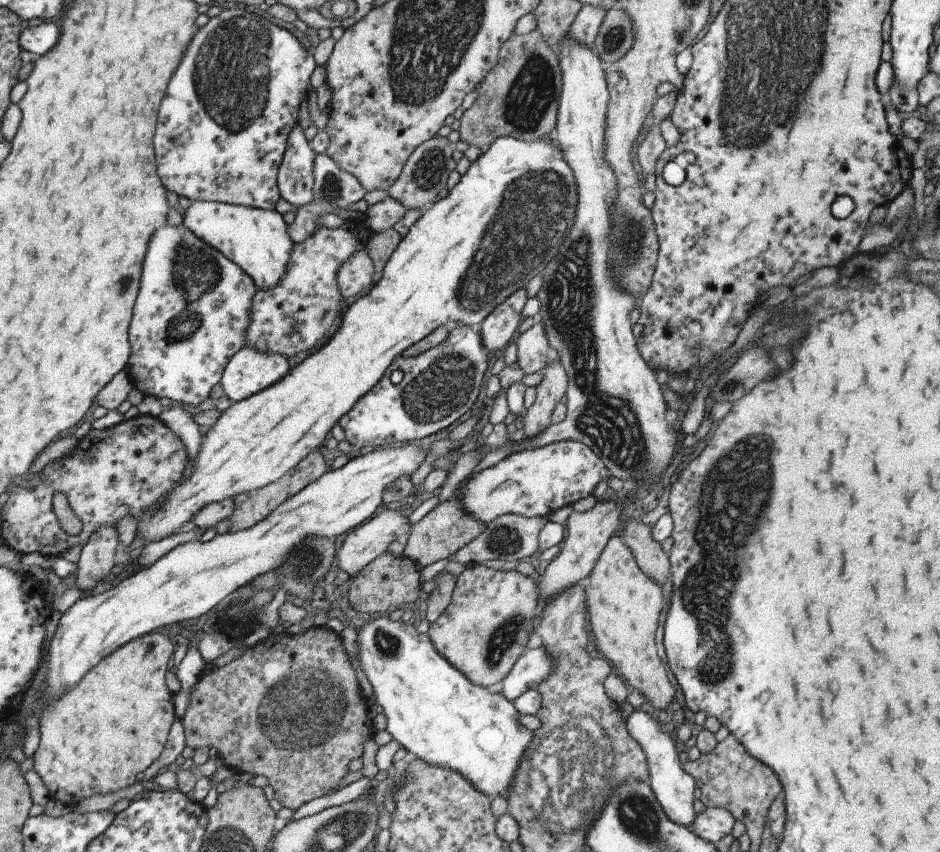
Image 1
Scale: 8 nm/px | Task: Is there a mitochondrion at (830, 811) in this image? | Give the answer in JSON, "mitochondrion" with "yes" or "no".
{"mitochondrion":"no"}

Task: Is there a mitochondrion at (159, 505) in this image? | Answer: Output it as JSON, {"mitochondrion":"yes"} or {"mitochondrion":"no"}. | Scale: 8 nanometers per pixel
{"mitochondrion":"no"}

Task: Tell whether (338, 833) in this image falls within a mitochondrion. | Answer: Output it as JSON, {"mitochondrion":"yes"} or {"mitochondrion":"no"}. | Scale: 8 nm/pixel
{"mitochondrion":"yes"}

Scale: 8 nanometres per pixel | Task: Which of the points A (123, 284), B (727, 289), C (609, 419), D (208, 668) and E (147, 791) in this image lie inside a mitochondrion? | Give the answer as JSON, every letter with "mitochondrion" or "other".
{"A":"mitochondrion","B":"other","C":"mitochondrion","D":"other","E":"other"}

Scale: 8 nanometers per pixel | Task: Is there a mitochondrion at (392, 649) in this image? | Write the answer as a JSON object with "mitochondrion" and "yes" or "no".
{"mitochondrion":"yes"}

